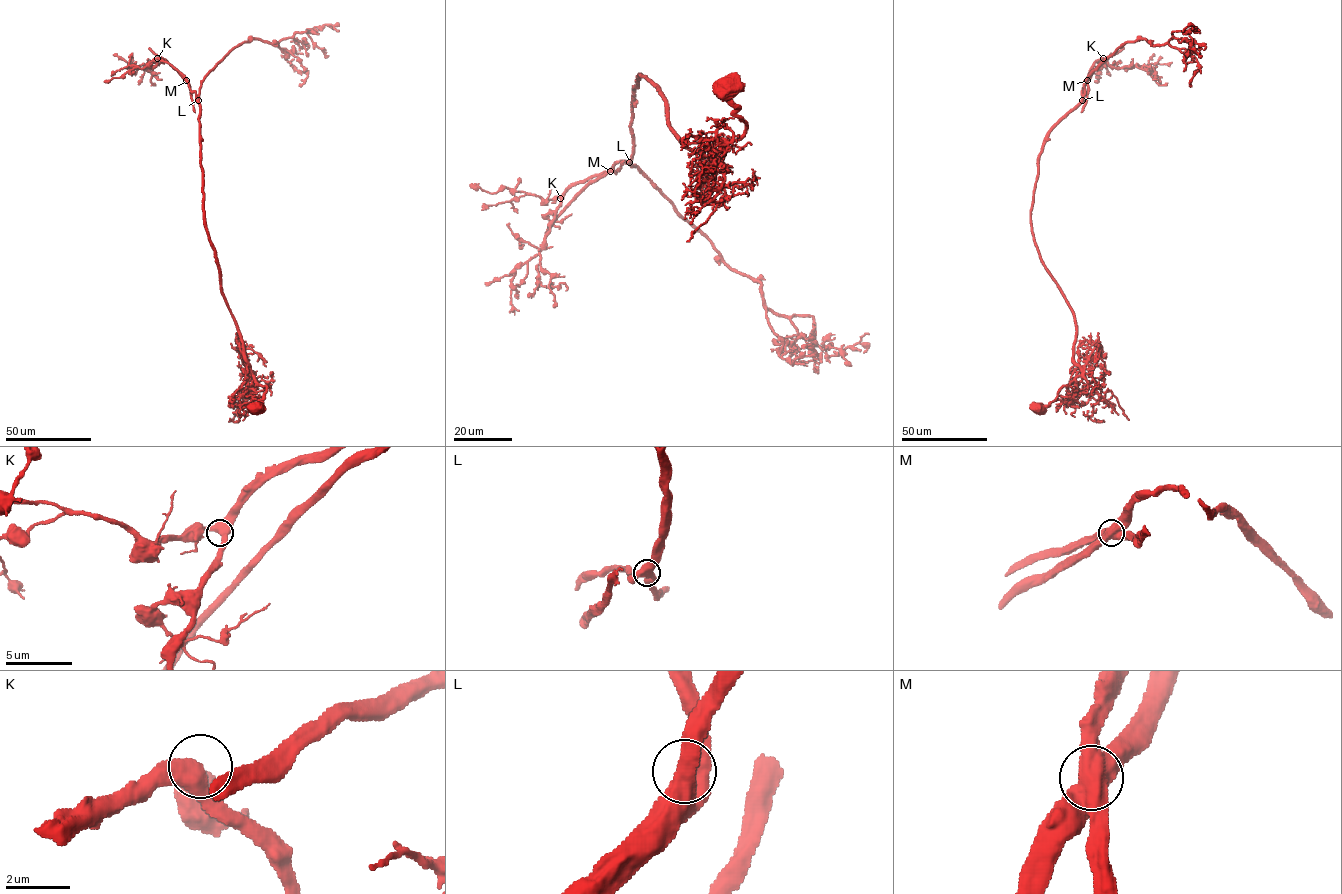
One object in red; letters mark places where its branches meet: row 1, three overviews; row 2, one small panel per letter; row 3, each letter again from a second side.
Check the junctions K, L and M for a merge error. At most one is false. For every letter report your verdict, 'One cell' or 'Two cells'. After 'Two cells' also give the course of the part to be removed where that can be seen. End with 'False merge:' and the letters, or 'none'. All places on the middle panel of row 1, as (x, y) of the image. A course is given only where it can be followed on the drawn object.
K: One cell
L: One cell
M: Two cells. Course of the part to remove: (609, 170), (573, 184), (564, 195), (543, 248), (516, 268), (511, 294), (514, 315)
False merge: M

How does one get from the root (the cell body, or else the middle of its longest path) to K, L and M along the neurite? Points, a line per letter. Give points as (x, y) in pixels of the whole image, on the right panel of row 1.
K: (1041, 407), (1081, 370), (1075, 318), (1031, 229), (1038, 156), (1103, 58)
L: (1041, 407), (1081, 370), (1074, 359), (1075, 318), (1034, 241), (1033, 192), (1045, 138), (1082, 100)
M: (1041, 407), (1081, 370), (1074, 359), (1075, 318), (1034, 241), (1033, 192), (1044, 139), (1082, 100), (1087, 80)

